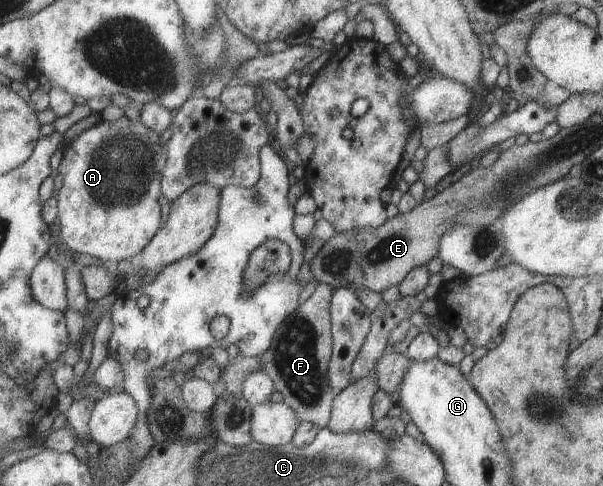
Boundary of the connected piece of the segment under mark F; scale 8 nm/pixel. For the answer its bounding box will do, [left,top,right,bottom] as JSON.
[257,283,337,429]

